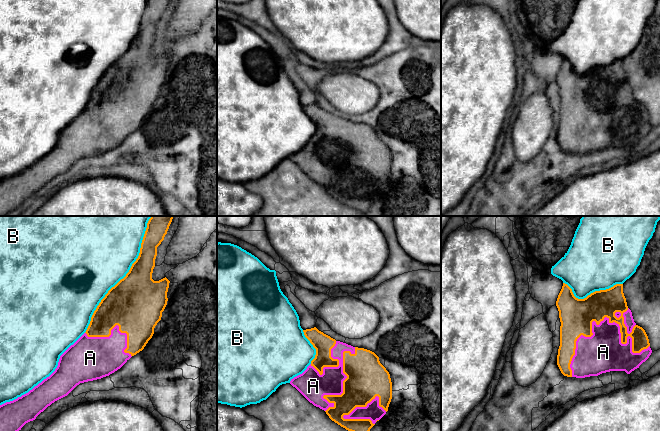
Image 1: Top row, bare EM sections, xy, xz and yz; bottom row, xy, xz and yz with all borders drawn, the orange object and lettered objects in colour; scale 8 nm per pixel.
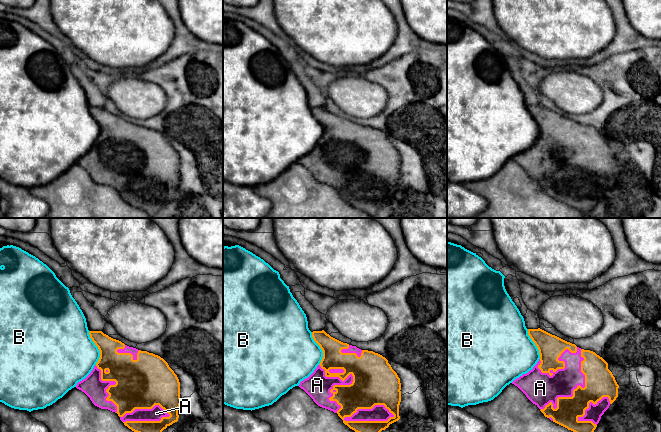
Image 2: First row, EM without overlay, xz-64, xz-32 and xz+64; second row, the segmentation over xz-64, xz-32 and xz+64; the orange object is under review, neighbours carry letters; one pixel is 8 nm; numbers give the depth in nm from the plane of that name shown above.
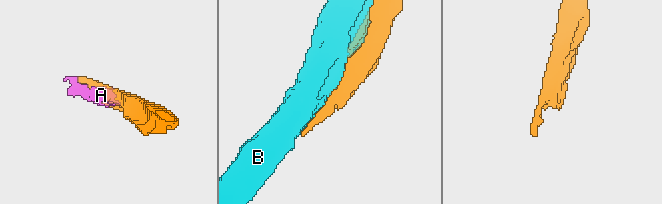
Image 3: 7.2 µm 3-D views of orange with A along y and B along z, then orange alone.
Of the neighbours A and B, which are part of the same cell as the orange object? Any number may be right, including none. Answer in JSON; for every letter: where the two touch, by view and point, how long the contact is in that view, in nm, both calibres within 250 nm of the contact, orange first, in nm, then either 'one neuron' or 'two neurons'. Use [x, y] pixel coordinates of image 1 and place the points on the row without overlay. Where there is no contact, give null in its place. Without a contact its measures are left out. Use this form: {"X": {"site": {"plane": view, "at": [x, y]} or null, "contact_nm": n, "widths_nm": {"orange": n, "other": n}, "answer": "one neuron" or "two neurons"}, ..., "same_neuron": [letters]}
{"A": {"site": {"plane": "yz", "at": [601, 96]}, "contact_nm": 700, "widths_nm": {"orange": 280, "other": 320}, "answer": "one neuron"}, "B": {"site": {"plane": "xy", "at": [121, 55]}, "contact_nm": 1000, "widths_nm": {"orange": 440, "other": 500}, "answer": "two neurons"}, "same_neuron": ["A"]}

